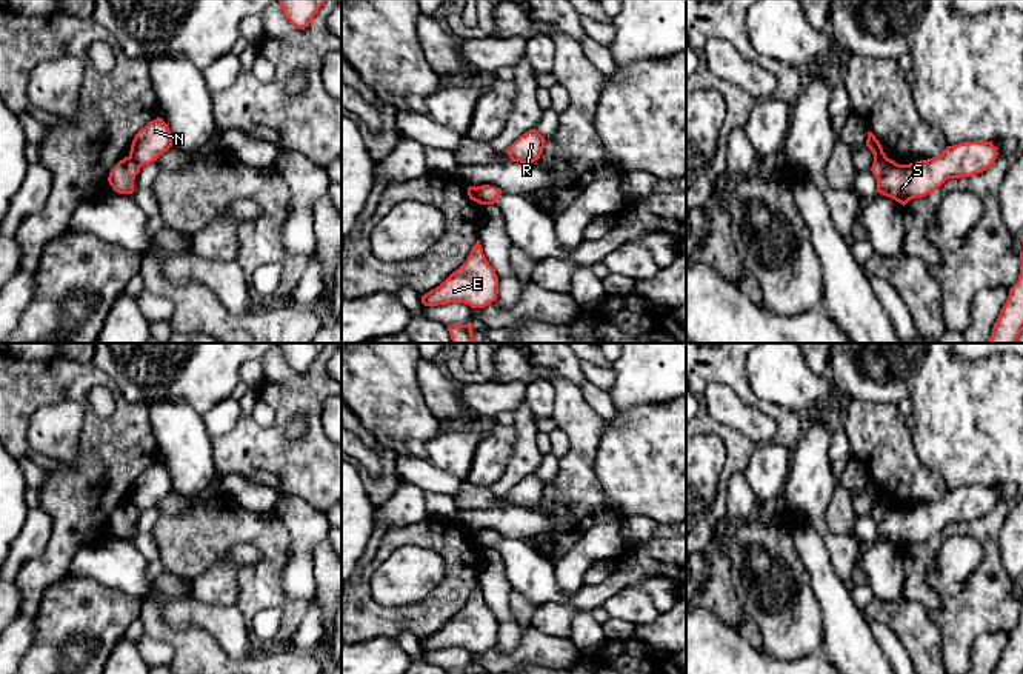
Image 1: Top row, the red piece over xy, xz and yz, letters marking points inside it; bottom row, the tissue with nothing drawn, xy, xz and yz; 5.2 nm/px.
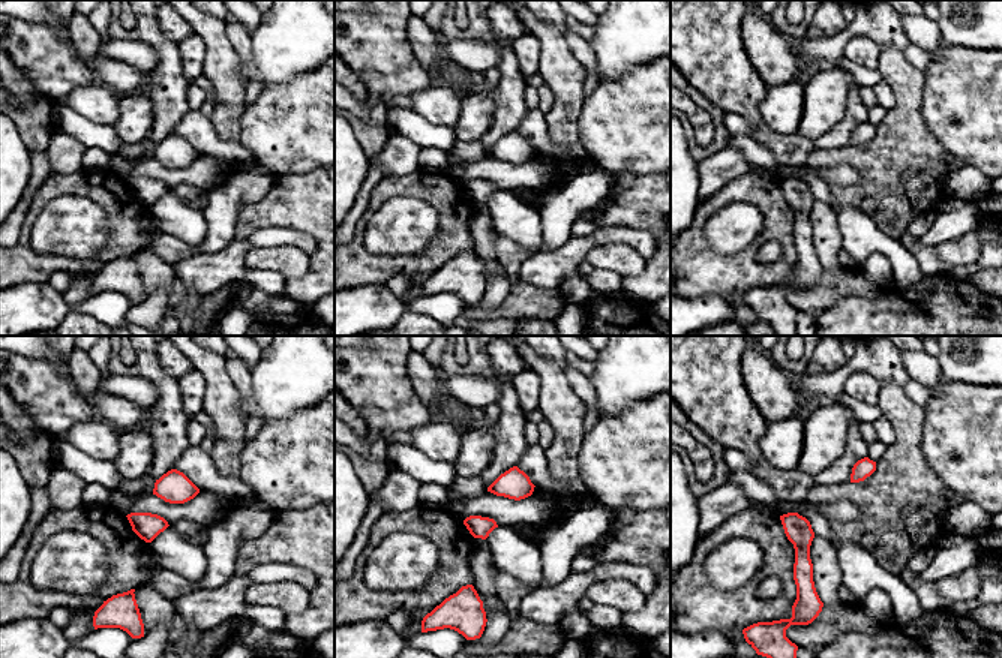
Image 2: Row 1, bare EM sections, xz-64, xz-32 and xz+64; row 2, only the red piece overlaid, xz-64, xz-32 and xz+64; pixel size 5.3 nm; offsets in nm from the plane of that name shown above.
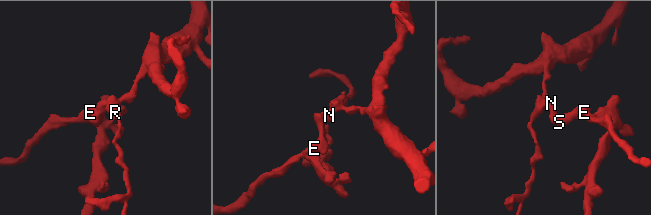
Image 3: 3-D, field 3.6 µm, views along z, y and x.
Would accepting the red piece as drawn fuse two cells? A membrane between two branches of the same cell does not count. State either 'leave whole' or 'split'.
split

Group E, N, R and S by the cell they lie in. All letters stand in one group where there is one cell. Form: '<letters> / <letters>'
E S / N R

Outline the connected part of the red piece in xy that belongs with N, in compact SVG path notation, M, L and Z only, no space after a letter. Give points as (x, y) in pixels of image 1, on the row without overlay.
M157 462L135 479L129 502L140 511L149 509L171 491L171 475L163 463Z

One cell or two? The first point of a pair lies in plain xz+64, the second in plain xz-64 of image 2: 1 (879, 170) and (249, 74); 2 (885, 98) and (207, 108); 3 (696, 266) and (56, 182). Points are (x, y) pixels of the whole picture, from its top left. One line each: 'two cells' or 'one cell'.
1: two cells
2: one cell
3: one cell

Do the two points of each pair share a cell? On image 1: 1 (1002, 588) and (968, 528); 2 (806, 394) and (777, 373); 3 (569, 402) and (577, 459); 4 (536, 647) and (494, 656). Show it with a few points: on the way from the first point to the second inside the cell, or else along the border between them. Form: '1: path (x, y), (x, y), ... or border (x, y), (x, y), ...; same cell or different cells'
1: path (991, 571), (991, 547), (985, 539); same cell
2: path (799, 388), (785, 379); same cell
3: path (574, 416), (577, 420), (577, 445); same cell
4: path (525, 653), (517, 657), (505, 657); same cell

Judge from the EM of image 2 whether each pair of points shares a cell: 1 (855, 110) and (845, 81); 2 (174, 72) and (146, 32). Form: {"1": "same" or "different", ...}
{"1": "different", "2": "same"}

